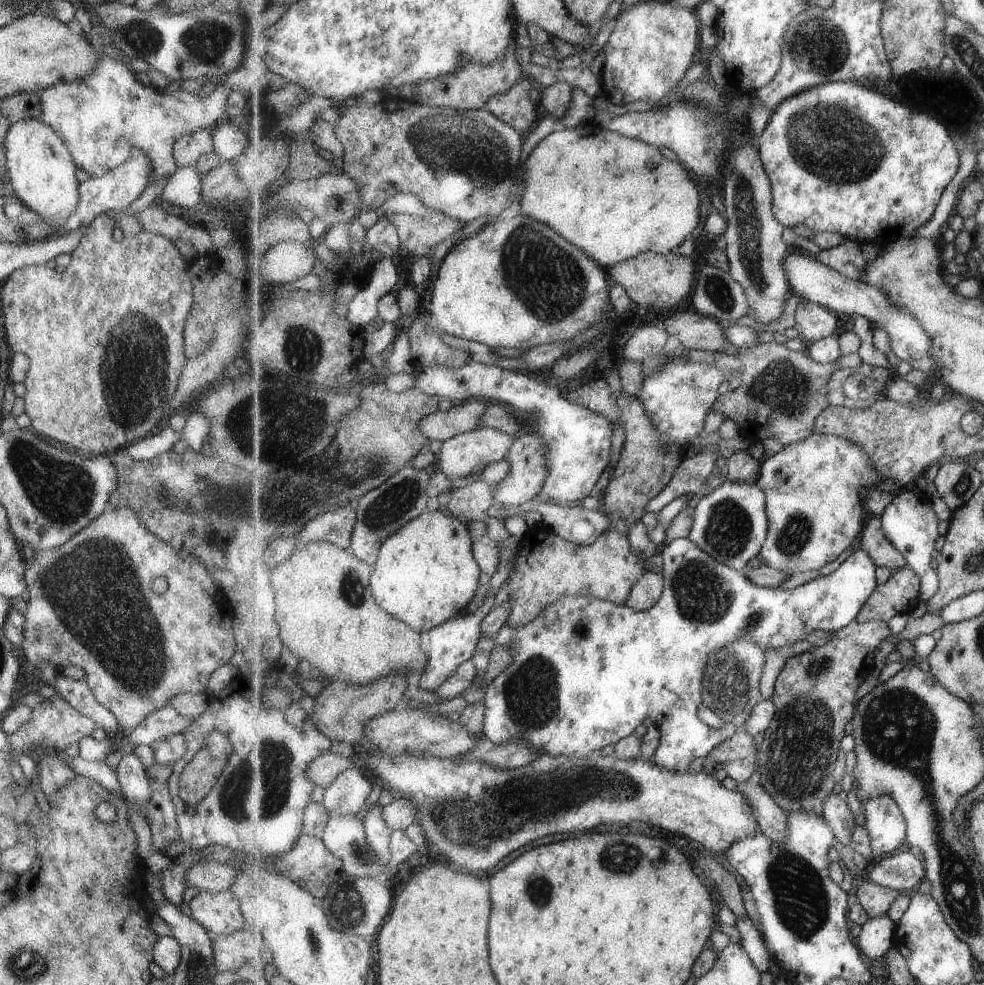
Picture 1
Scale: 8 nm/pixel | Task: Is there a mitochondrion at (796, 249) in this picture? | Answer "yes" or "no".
no

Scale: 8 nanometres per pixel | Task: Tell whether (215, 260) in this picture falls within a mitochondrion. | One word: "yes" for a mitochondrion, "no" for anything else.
no

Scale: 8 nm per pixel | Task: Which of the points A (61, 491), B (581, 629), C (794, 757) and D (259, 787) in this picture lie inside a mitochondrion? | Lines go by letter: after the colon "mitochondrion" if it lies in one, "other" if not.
A: mitochondrion
B: mitochondrion
C: mitochondrion
D: mitochondrion

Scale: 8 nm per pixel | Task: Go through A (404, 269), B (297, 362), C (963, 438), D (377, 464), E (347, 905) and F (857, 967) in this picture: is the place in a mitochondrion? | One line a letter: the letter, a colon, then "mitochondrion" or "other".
A: other
B: mitochondrion
C: other
D: mitochondrion
E: mitochondrion
F: other

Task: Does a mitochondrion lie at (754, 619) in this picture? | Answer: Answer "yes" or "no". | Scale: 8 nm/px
yes

